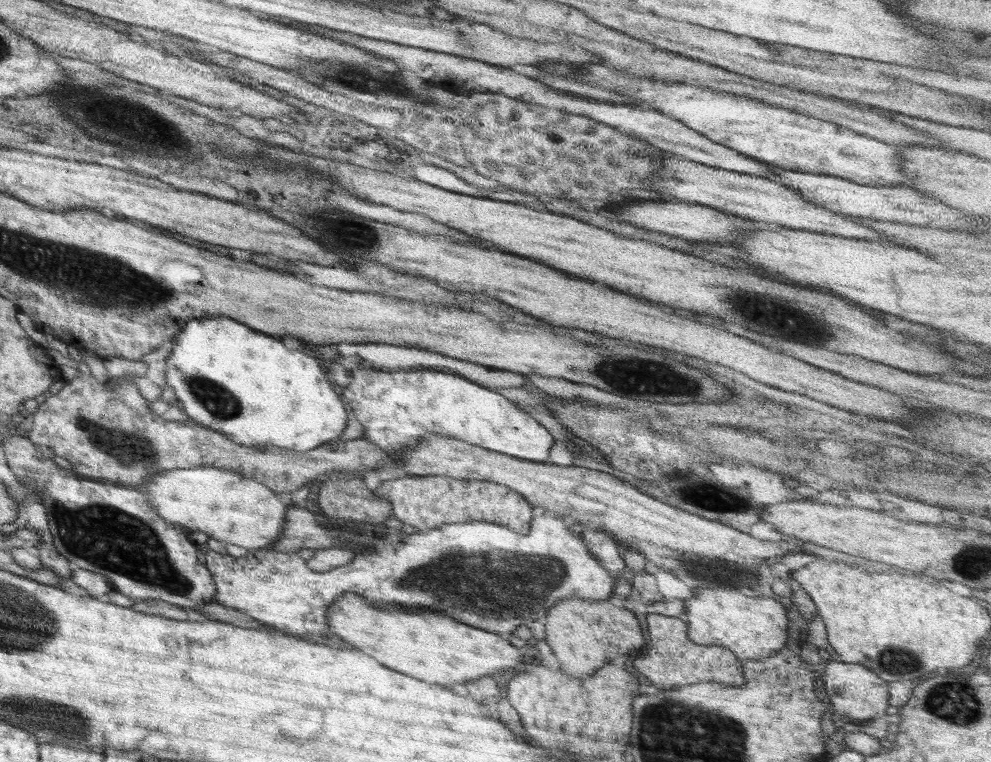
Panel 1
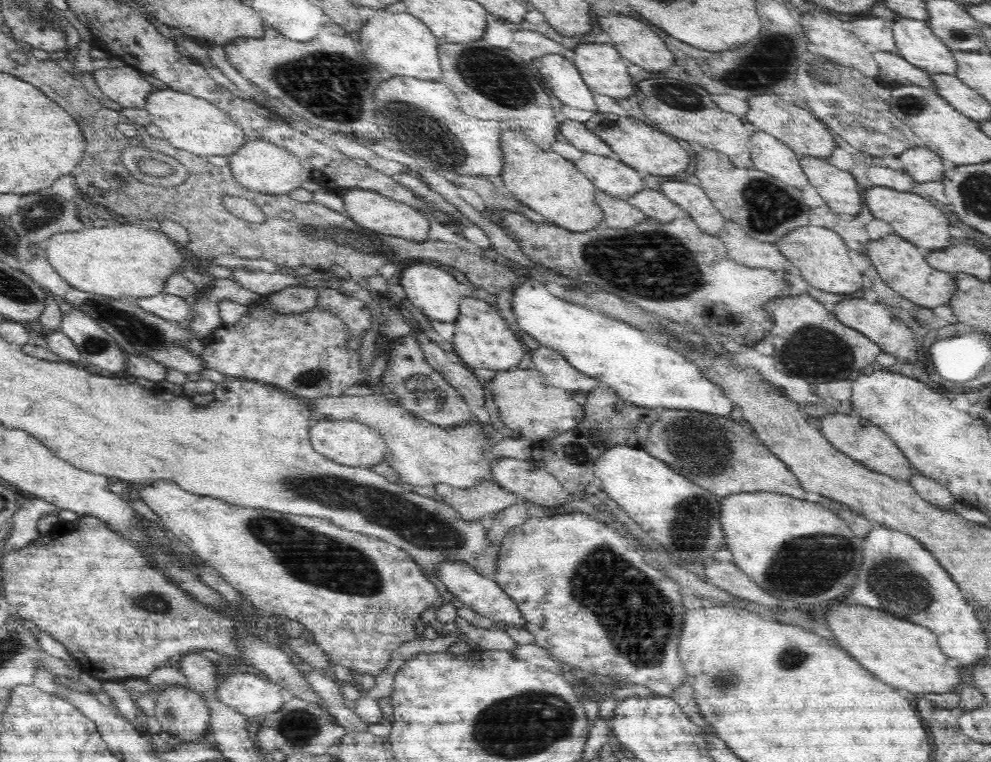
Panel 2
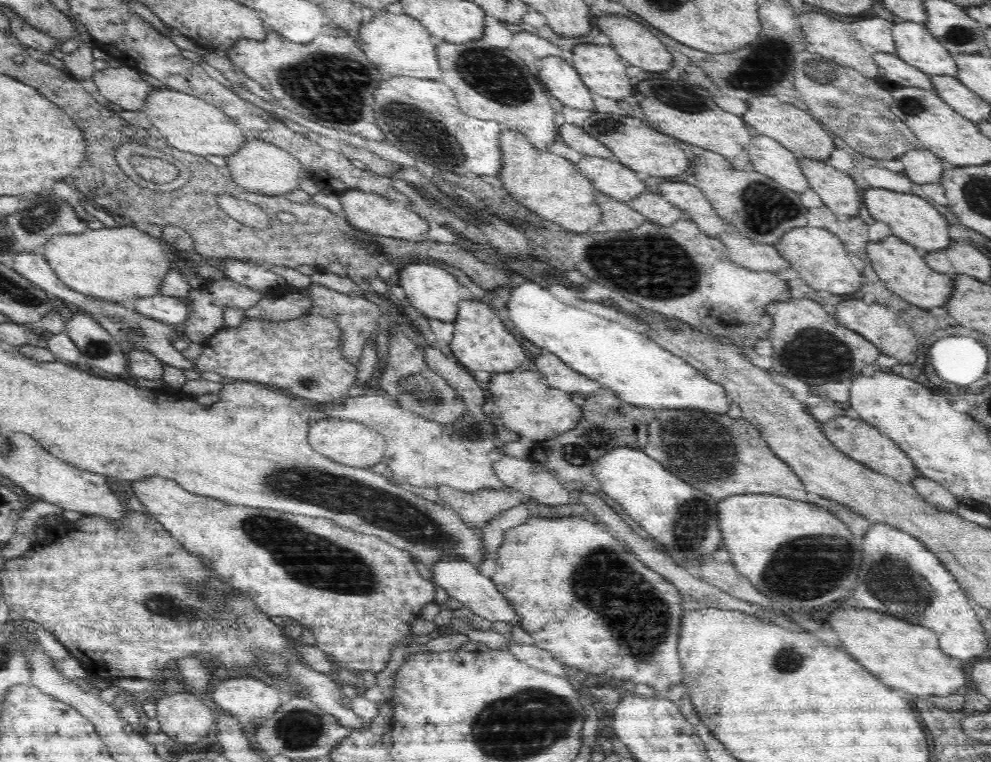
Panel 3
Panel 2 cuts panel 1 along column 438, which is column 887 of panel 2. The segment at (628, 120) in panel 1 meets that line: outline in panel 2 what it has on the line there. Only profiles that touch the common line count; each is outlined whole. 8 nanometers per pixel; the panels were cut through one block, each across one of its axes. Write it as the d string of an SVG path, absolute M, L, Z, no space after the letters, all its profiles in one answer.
M873 50L873 57L879 66L876 77L888 82L888 86L914 84L928 89L933 88L931 73L910 64L900 55Z

